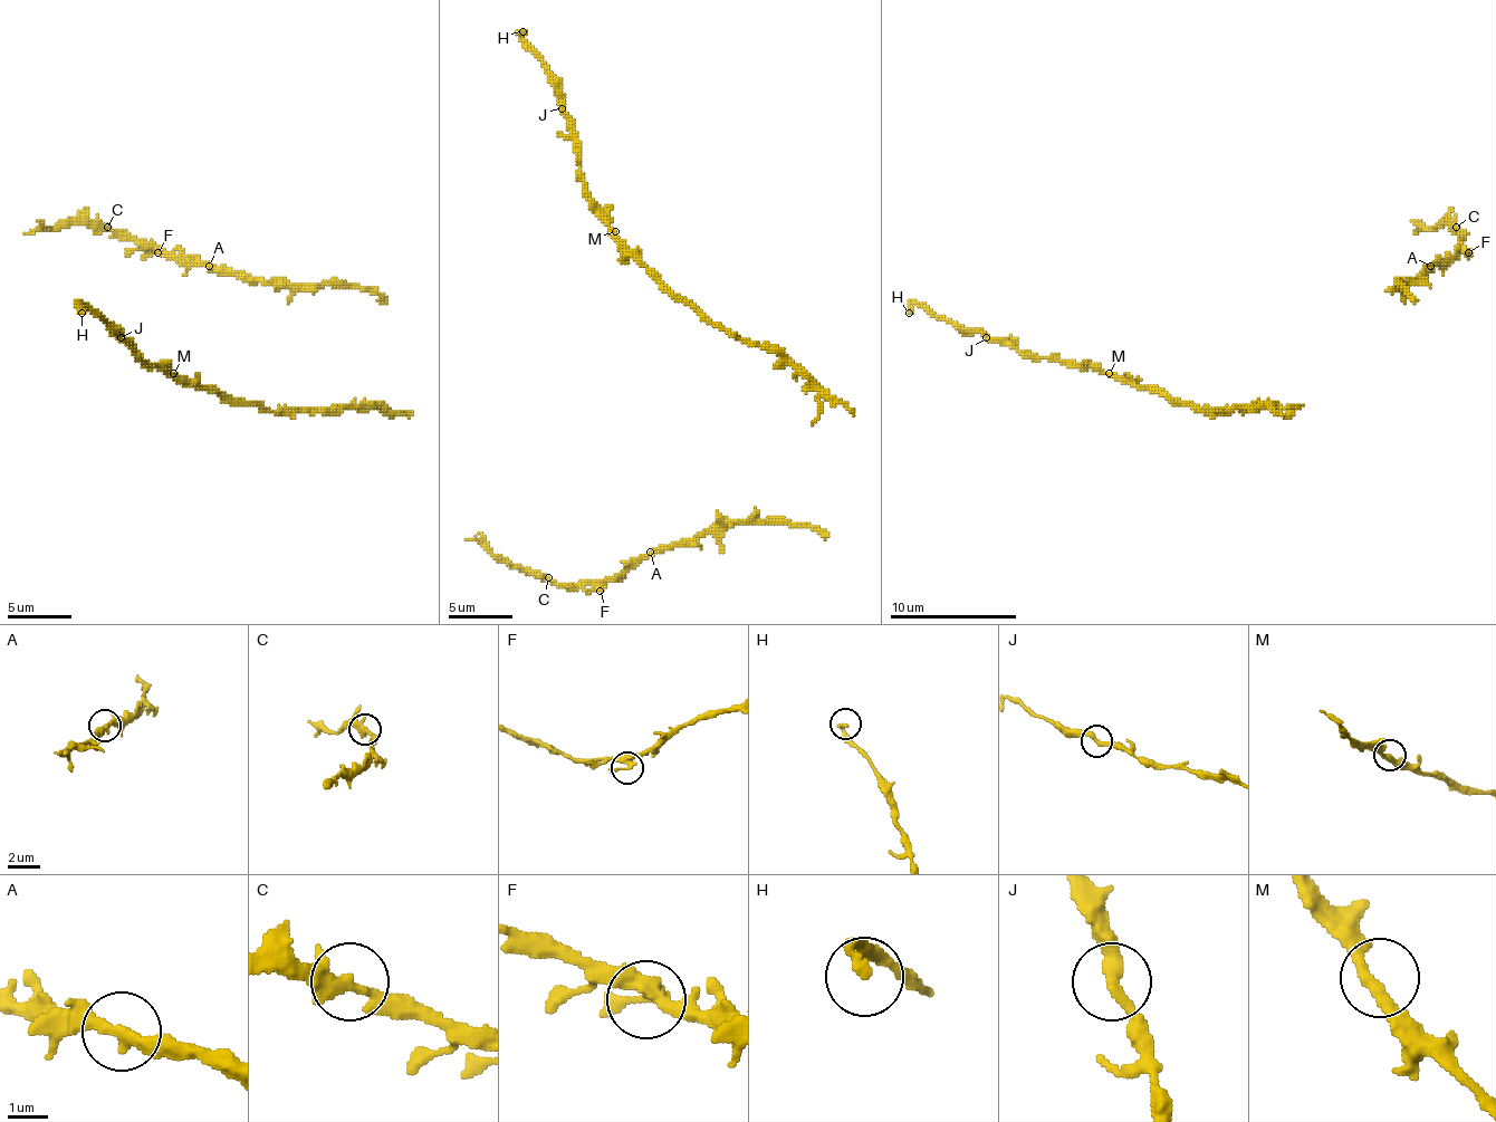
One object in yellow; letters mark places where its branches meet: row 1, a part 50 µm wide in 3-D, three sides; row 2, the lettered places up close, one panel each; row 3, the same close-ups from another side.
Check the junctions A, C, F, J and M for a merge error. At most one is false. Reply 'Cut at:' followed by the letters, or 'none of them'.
Cut at: none of them

